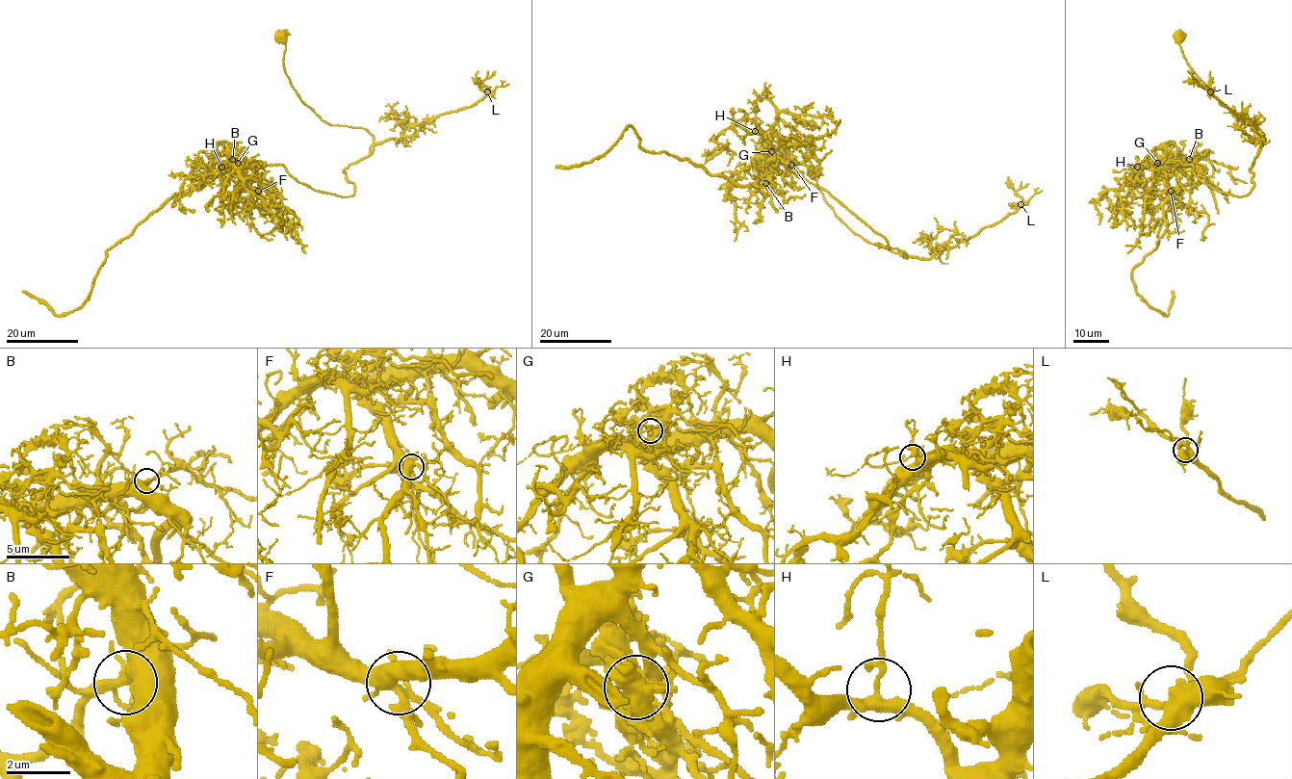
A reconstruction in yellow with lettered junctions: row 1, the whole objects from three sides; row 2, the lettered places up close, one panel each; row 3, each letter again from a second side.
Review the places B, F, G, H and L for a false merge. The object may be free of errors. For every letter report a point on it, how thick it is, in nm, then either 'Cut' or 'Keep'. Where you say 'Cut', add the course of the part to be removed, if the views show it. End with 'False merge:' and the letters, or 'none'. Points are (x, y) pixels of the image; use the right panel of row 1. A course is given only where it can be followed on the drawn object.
B: Place: (1189, 159). Thickness 360 nm. Keep
F: Place: (1171, 191). Thickness 480 nm. Keep
G: Place: (1157, 163). Thickness 480 nm. Cut. Course of the part to remove: (1157, 162), (1191, 165), (1212, 188), (1244, 196), (1264, 143), (1258, 128), (1245, 125), (1189, 65), (1180, 30)
H: Place: (1137, 167). Thickness 320 nm. Keep
L: Place: (1210, 91). Thickness 480 nm. Keep
False merge: G

